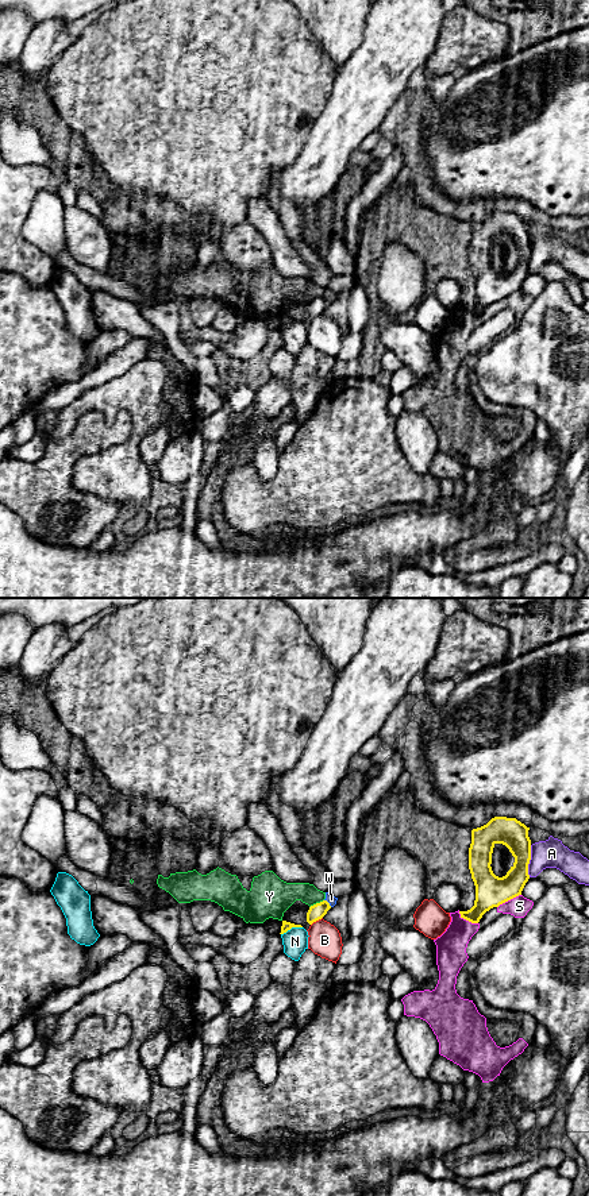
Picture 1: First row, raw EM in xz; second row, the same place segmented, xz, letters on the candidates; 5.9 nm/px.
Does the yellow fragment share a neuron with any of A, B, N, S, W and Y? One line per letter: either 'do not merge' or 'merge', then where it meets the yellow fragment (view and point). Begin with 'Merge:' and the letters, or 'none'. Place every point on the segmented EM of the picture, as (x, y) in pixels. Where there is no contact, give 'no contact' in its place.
Merge: none
A: do not merge; contact xz (528, 861)
B: do not merge; contact xz (316, 919)
N: do not merge; contact xz (291, 928)
S: do not merge; contact xz (508, 899)
W: do not merge; contact xz (328, 903)
Y: do not merge; contact xz (316, 903)

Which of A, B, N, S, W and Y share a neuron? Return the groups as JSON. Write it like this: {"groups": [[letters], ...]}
{"groups": [["A"], ["B"], ["N"], ["S"], ["W", "Y"]]}

